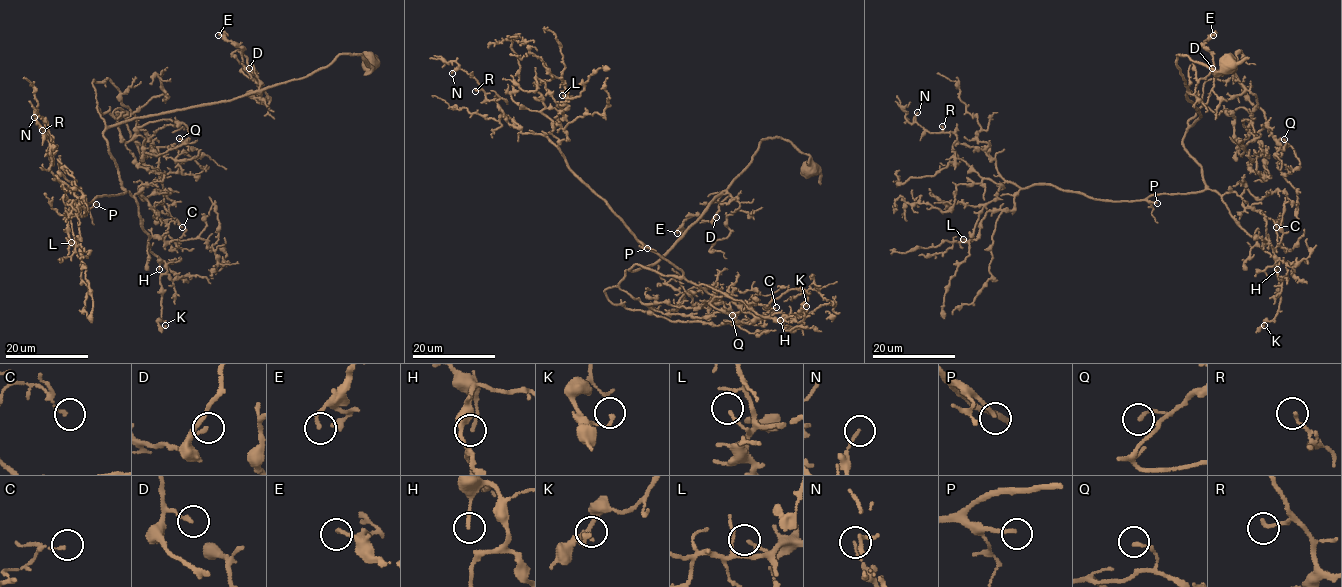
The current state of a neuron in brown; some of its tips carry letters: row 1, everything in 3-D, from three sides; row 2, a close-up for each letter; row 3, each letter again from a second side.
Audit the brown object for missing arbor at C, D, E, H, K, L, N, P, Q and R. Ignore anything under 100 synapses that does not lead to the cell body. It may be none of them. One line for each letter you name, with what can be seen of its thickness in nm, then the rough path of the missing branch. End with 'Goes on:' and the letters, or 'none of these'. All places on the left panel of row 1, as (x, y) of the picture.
P: Thickness 180 nm. Course of what is missing: (96, 204), (93, 208), (85, 208), (84, 216), (87, 192), (74, 174), (72, 156)
Goes on: P

